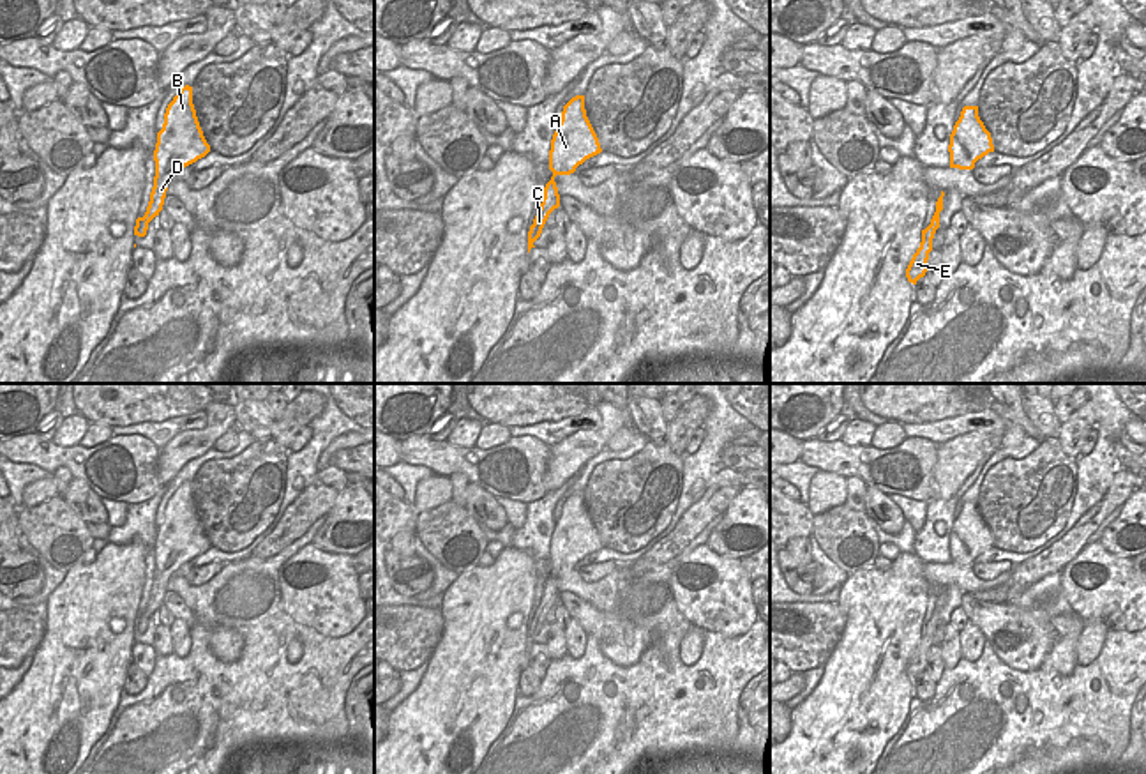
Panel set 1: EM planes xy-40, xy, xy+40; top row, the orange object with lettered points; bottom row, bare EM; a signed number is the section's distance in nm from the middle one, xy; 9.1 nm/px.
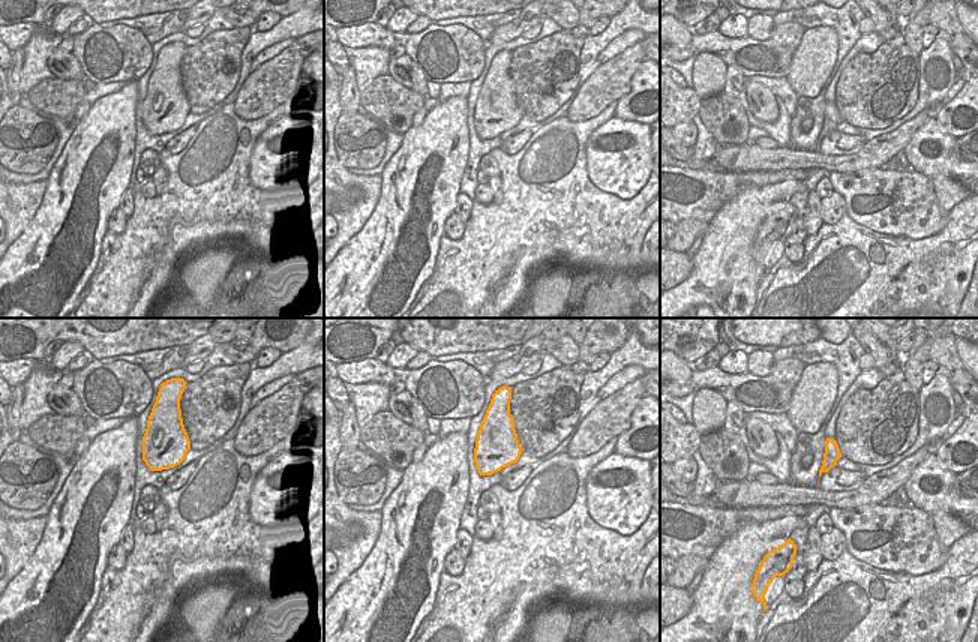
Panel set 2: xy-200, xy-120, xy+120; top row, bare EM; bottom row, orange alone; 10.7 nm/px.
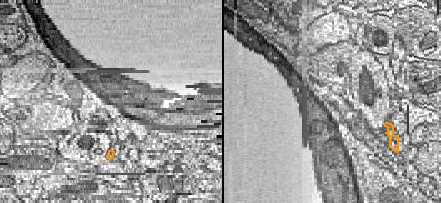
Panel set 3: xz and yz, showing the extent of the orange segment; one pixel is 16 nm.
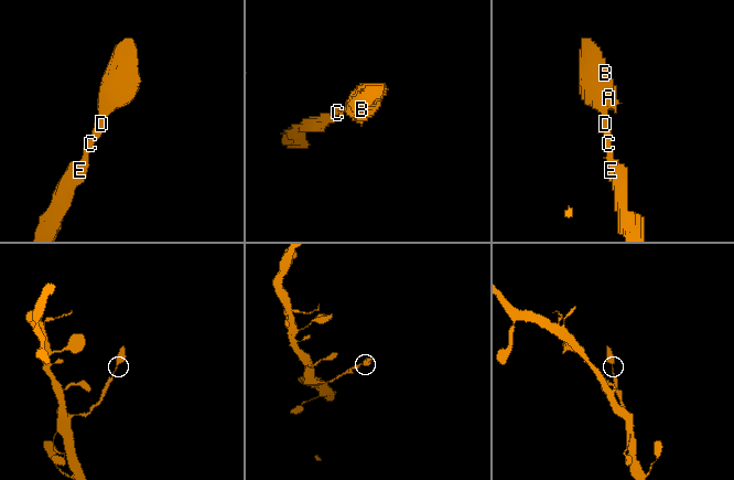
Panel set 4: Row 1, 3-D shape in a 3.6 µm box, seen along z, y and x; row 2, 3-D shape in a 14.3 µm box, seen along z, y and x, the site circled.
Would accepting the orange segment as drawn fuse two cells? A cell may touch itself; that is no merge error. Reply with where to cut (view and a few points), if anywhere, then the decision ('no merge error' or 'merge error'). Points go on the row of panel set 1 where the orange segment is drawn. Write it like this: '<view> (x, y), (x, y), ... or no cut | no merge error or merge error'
no cut | no merge error

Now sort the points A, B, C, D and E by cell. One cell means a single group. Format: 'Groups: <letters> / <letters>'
Groups: A B C D E

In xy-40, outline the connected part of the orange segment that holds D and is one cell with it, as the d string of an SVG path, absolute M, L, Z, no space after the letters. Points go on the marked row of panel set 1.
M185 85L168 104L162 129L157 133L154 187L145 216L136 219L134 235L147 235L148 223L162 210L170 180L208 152L210 145L192 104L192 87Z

